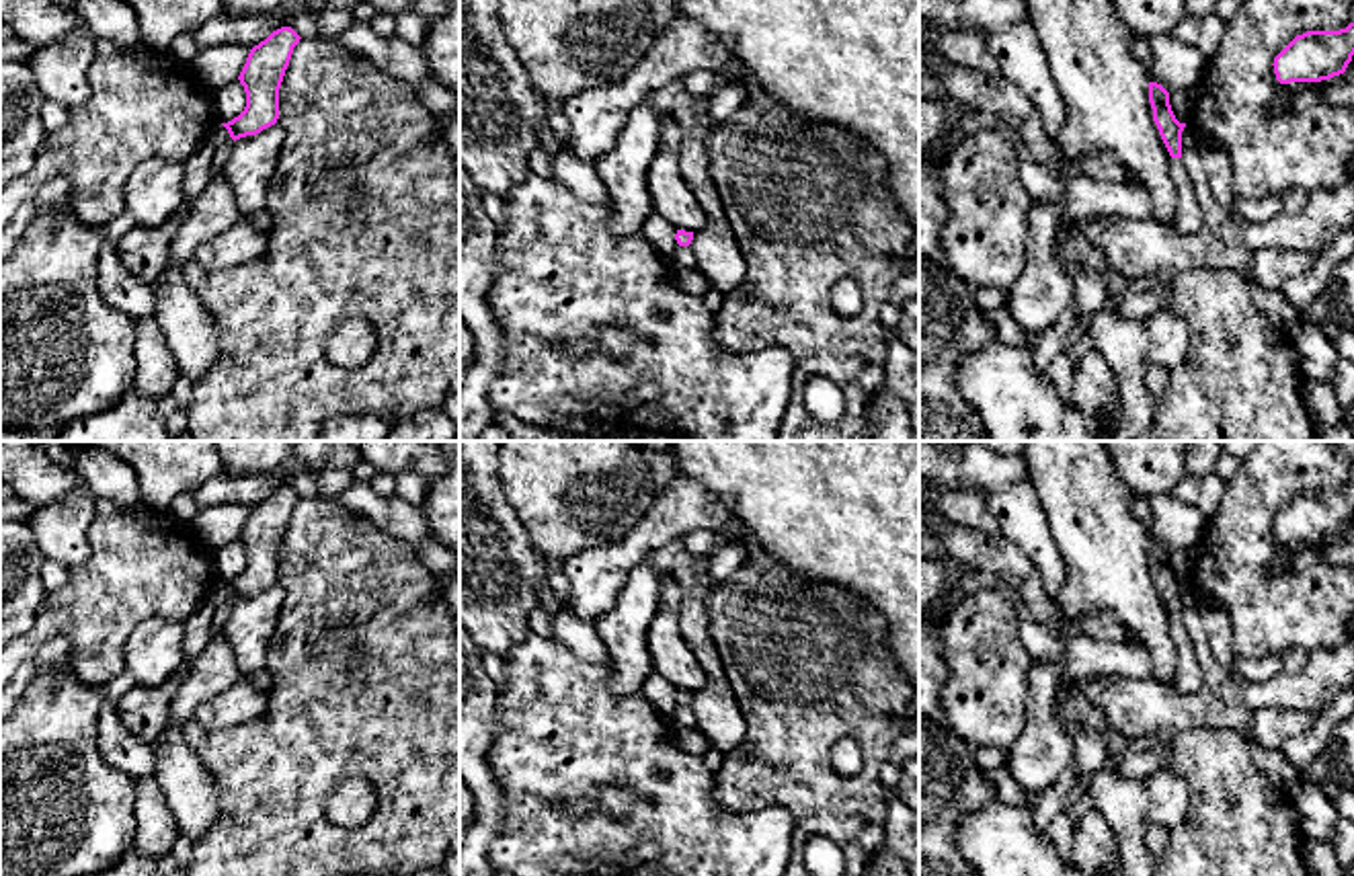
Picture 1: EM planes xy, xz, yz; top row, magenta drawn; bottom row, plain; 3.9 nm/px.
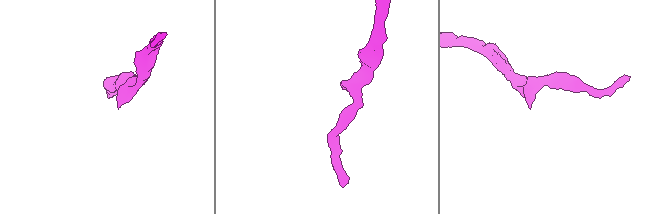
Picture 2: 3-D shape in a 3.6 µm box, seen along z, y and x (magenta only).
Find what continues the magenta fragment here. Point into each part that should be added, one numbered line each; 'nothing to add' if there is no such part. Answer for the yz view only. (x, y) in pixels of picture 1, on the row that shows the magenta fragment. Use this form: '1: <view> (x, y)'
1: yz (1188, 218)

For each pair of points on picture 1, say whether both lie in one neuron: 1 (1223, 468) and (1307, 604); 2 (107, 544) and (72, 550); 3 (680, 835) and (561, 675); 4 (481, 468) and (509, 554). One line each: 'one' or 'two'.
1: two
2: two
3: one
4: one

